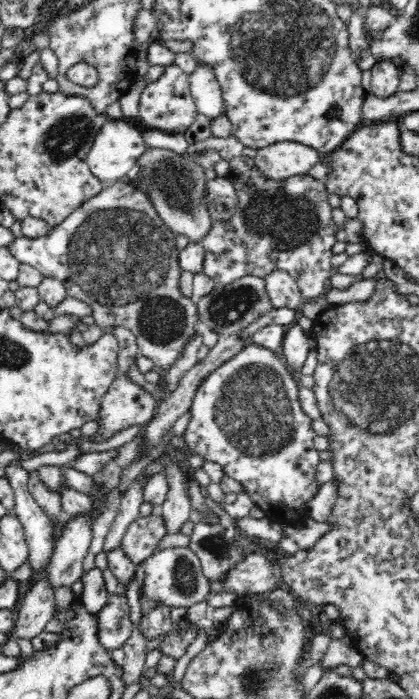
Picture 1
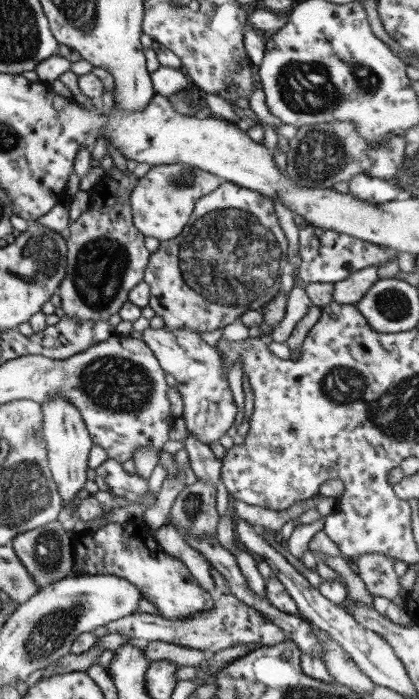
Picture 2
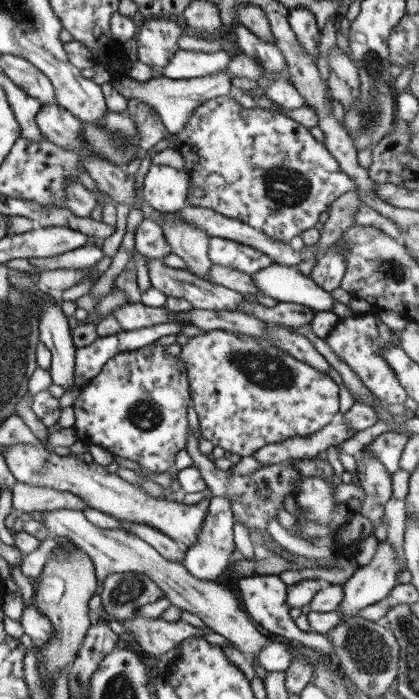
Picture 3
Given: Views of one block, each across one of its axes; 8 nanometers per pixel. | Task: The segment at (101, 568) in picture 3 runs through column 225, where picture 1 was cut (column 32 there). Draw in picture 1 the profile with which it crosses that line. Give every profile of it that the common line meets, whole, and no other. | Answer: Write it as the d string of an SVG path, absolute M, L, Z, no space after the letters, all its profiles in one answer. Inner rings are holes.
M43 575L36 577L20 604L11 637L30 640L37 637L55 615L54 600L56 598L51 582Z

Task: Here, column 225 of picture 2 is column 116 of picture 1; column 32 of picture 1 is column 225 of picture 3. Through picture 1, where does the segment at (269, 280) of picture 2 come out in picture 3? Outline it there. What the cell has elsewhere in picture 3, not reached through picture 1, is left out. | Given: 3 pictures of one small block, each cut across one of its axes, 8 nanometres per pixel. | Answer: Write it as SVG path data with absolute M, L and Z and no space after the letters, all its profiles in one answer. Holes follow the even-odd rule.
M212 237L207 255L213 264L253 275L268 268L273 260L261 250L227 238Z

